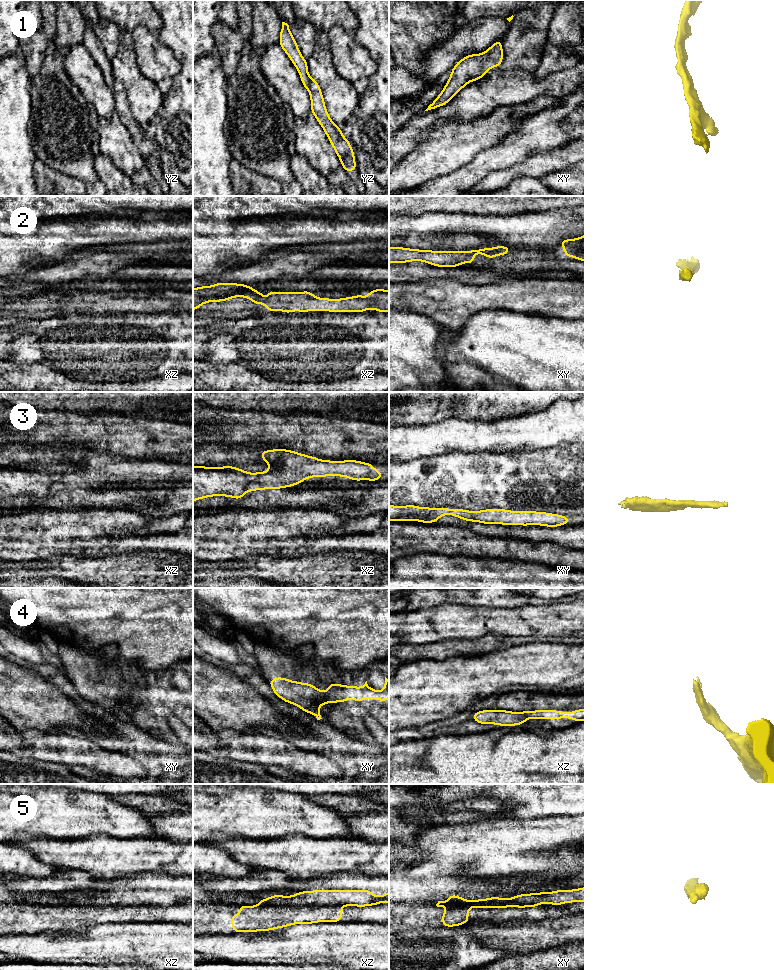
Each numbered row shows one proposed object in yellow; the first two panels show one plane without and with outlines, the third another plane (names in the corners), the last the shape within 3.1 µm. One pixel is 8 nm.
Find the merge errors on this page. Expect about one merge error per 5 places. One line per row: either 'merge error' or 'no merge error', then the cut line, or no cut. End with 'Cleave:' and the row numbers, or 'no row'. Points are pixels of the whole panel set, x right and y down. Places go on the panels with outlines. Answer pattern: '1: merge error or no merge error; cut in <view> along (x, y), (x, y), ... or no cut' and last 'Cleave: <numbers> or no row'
1: no merge error; no cut
2: no merge error; no cut
3: no merge error; no cut
4: merge error; cut in xy along (325, 692), (328, 700)
5: merge error; cut in xz along (259, 904), (341, 906)
Cleave: 4, 5

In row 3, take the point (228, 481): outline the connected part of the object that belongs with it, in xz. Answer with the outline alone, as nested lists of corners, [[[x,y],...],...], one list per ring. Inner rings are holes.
[[[286,449],[265,450],[260,453],[260,456],[261,460],[265,460],[268,463],[269,470],[266,472],[249,473],[233,466],[205,467],[195,465],[193,467],[193,502],[213,496],[243,499],[243,495],[250,491],[292,487],[312,477],[341,476],[355,481],[377,481],[381,480],[382,477],[380,469],[374,470],[374,464],[357,460],[321,460]]]

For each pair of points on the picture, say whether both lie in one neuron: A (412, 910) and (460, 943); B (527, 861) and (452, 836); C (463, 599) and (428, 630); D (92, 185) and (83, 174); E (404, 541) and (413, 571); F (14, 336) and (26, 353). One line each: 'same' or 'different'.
A: different
B: same
C: different
D: same
E: different
F: same

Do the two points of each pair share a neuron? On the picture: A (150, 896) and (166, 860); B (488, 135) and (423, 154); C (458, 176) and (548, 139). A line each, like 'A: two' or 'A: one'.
A: two
B: one
C: one

